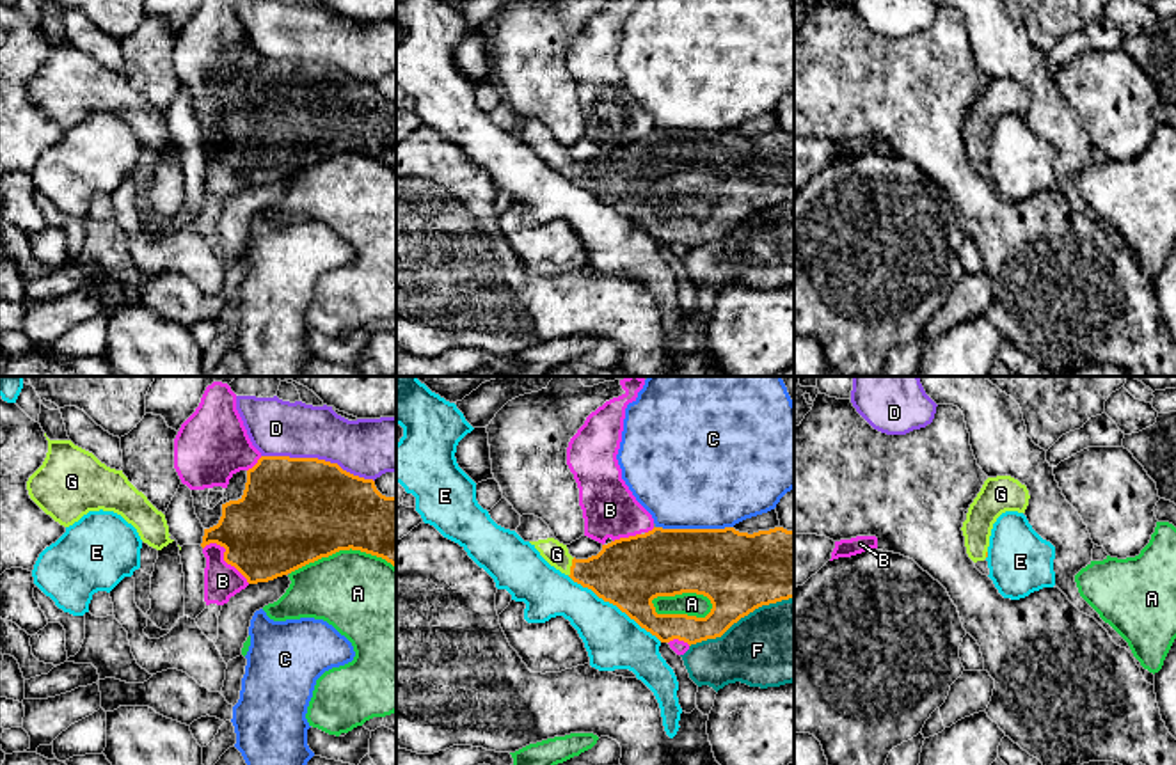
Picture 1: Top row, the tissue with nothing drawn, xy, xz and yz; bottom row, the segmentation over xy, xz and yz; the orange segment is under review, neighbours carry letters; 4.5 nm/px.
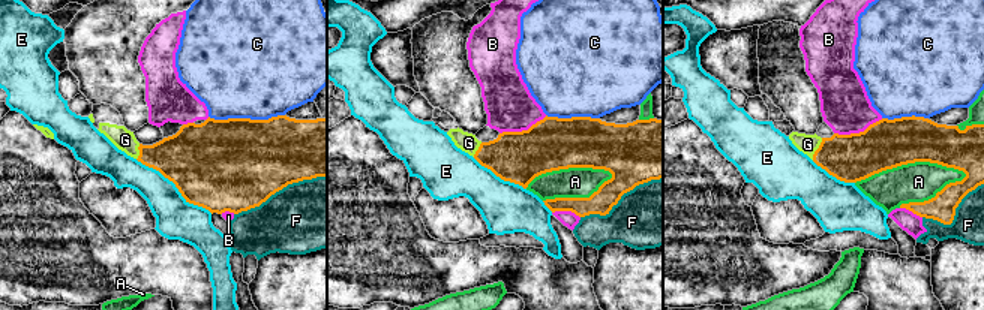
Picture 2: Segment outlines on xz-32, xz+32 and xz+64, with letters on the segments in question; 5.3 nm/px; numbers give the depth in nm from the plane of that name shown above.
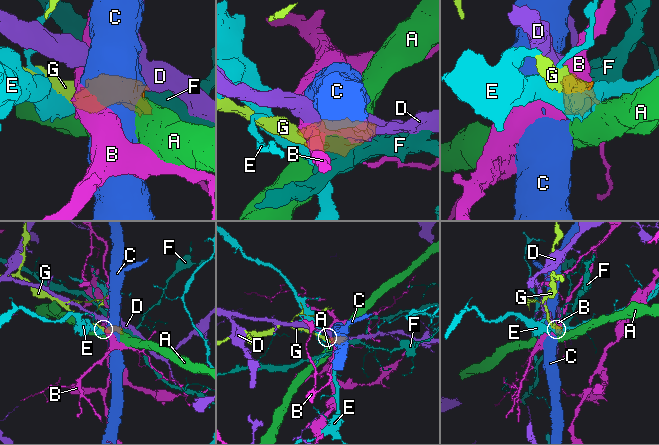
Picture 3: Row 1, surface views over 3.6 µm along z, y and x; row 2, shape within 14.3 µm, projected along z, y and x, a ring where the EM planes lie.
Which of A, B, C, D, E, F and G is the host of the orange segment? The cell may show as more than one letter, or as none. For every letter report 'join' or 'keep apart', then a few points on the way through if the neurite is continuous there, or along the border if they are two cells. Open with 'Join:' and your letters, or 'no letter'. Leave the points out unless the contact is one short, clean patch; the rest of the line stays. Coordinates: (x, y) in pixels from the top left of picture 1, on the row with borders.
Join: G
A: keep apart
B: keep apart
C: keep apart
D: keep apart
E: keep apart
F: keep apart
G: join

